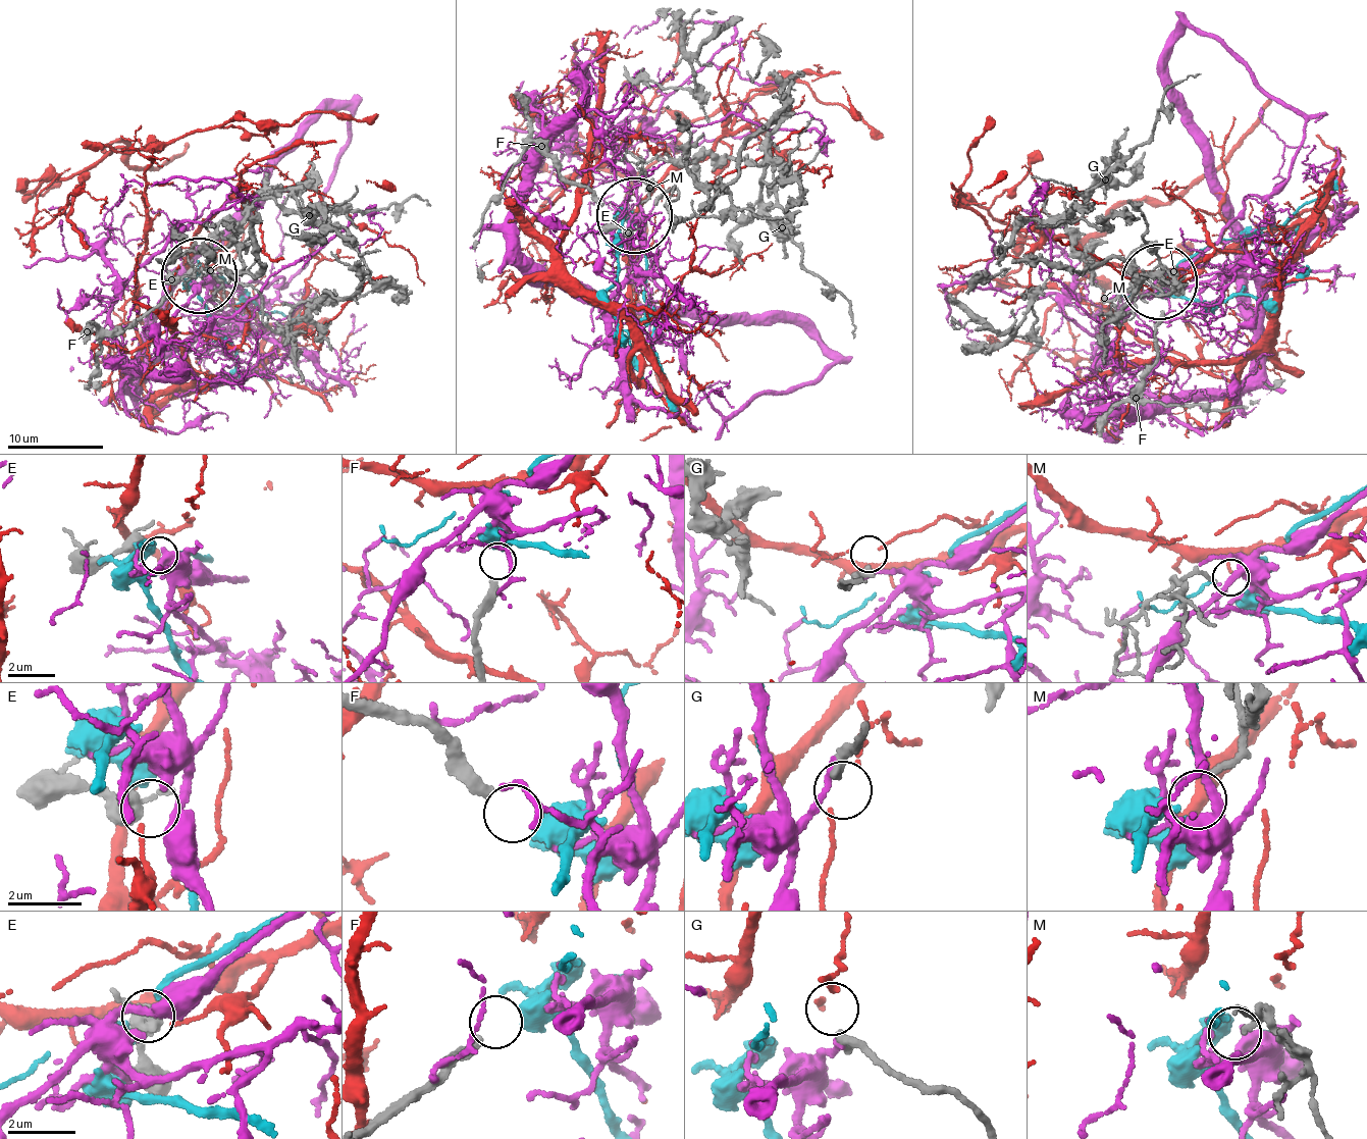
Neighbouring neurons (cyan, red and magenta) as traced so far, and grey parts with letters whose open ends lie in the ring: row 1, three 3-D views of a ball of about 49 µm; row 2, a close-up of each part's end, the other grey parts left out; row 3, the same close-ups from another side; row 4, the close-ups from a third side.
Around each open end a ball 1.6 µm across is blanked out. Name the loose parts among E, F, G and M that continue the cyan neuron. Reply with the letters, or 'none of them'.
F

